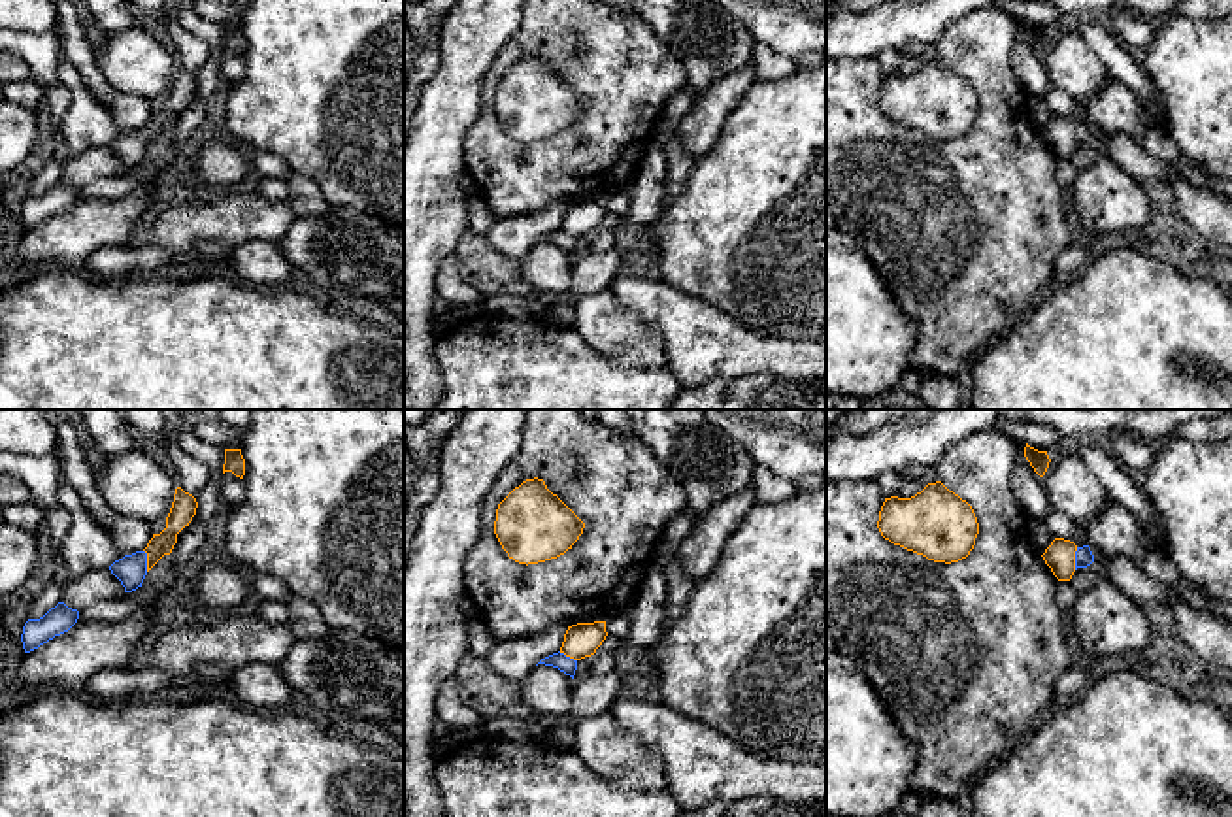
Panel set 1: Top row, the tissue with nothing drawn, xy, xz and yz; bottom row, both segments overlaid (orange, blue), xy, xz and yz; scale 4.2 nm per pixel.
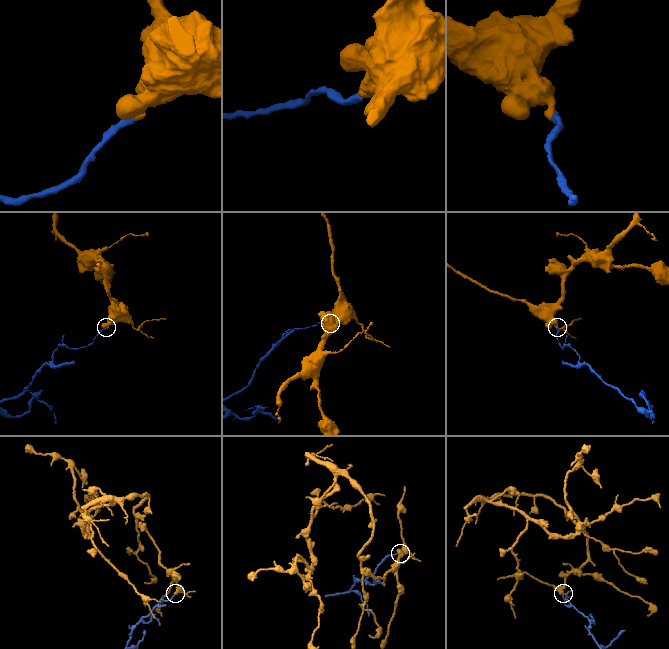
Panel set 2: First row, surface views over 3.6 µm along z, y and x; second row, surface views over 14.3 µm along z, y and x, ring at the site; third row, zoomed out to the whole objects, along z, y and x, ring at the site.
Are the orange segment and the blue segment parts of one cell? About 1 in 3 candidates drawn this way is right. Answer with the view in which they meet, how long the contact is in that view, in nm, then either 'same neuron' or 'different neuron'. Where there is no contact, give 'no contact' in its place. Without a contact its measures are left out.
meets orange in yz; contact 100 nm long; different neuron

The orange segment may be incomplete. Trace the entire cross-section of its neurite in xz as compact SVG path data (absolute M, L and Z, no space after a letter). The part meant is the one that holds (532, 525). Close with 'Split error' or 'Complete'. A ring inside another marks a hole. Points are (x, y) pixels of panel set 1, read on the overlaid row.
M526 479L496 509L494 534L519 564L538 564L564 555L583 534L585 523L543 479Z. Complete

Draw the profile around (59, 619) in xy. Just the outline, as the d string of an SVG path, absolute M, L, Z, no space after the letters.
M58 602L40 619L28 619L23 626L21 642L25 653L38 649L55 636L68 632L79 619L79 611Z

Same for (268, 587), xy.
M255 574L253 589L262 600L287 602L292 596L291 589L270 574Z

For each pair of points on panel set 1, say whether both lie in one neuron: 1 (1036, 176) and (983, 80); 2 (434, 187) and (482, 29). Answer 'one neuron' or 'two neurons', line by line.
1: one neuron
2: one neuron

